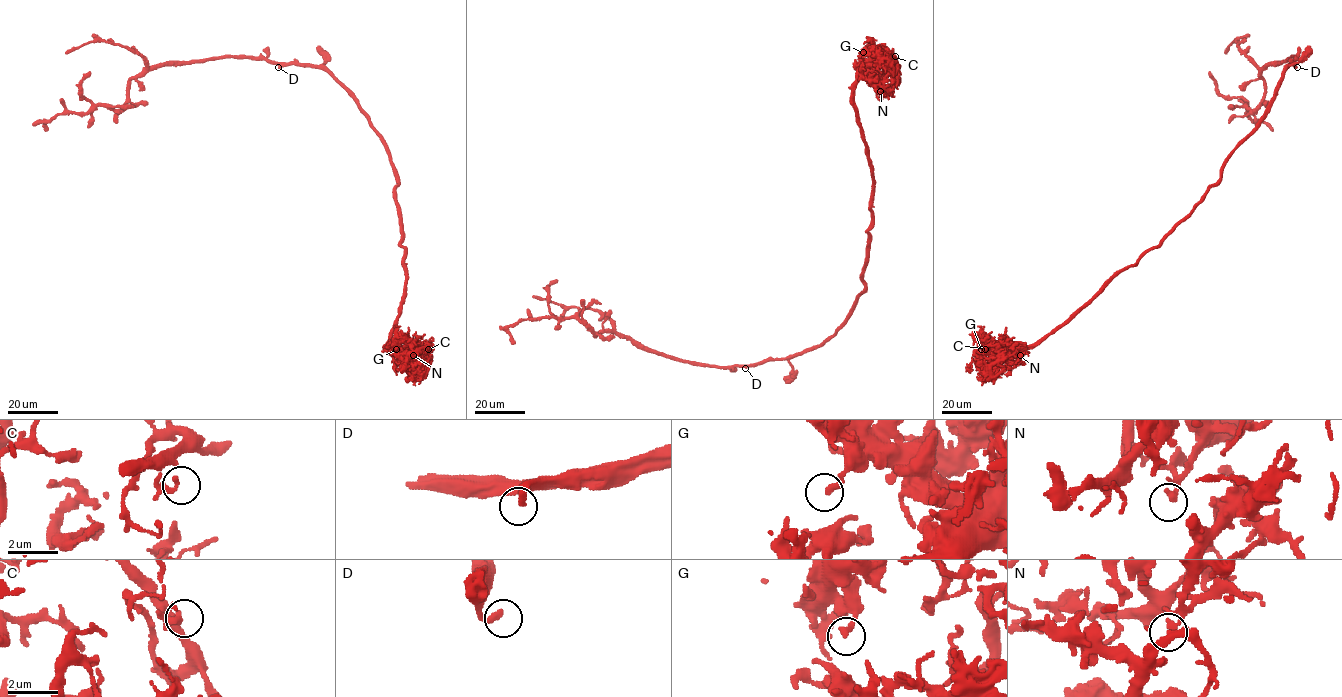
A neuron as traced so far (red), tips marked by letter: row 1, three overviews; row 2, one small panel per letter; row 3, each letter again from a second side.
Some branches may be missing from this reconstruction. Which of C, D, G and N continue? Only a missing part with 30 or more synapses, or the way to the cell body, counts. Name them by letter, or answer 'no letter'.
D

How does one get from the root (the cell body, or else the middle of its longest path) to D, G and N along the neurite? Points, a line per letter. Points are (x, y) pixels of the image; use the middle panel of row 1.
D: (837, 330), (818, 346), (745, 368)
G: (837, 330), (865, 287), (862, 270), (871, 220), (871, 164), (853, 106), (853, 87), (863, 52)
N: (837, 330), (865, 287), (871, 220), (871, 164), (853, 106), (853, 82), (860, 75), (880, 91)

